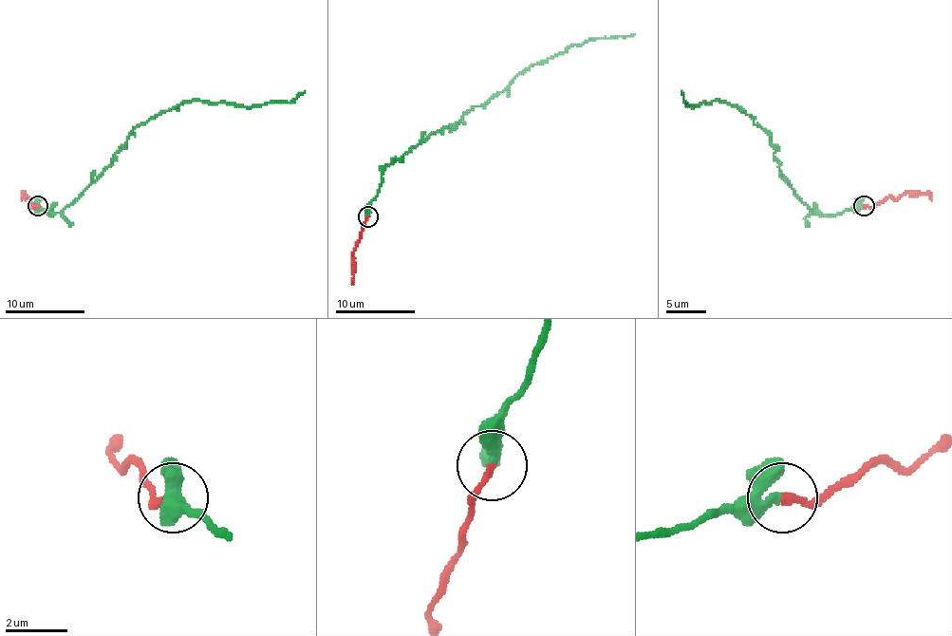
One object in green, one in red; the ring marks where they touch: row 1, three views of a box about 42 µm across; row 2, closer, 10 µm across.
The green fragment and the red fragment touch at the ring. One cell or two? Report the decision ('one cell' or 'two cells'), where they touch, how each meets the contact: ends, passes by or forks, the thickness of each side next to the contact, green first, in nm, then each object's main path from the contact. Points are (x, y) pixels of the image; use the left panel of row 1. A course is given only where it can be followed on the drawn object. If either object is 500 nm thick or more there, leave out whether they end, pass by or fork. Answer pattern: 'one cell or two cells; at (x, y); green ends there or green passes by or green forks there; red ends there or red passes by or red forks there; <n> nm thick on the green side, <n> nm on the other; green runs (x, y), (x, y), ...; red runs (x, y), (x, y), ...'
one cell; at (37, 206); green passes by; red ends there; 280 nm thick on the green side, 240 nm on the other; green runs (37, 206), (55, 215), (69, 206), (97, 178), (133, 131), (189, 101), (245, 106), (292, 102), (305, 90); red runs (37, 206), (33, 206), (27, 196), (25, 198), (23, 193), (21, 200)

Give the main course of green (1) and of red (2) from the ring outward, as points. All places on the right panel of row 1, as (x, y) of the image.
1: (863, 206), (815, 215), (785, 178), (775, 146), (743, 110), (721, 101), (691, 106), (681, 90)
2: (863, 206), (875, 206), (889, 196), (897, 198), (907, 193), (925, 193), (931, 200)

